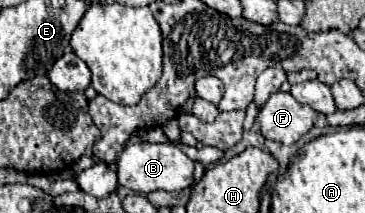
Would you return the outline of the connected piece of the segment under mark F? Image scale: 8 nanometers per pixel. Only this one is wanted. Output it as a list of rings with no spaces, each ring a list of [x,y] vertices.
[[[278,91],[260,107],[256,123],[266,139],[292,145],[312,129],[316,115],[312,107],[298,103],[290,93]]]

